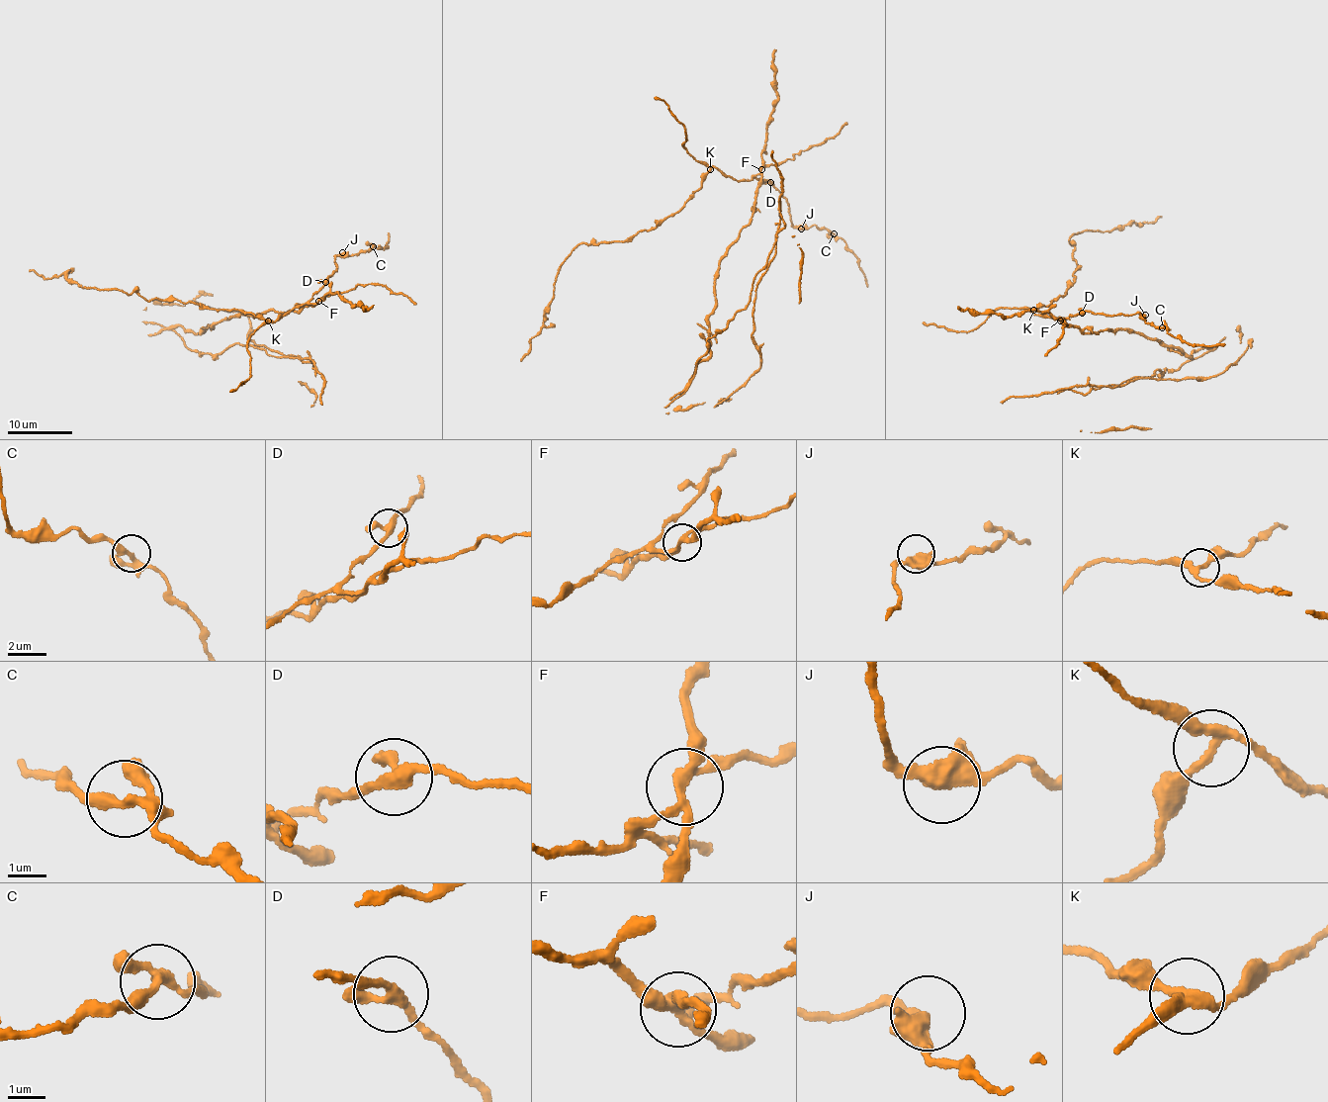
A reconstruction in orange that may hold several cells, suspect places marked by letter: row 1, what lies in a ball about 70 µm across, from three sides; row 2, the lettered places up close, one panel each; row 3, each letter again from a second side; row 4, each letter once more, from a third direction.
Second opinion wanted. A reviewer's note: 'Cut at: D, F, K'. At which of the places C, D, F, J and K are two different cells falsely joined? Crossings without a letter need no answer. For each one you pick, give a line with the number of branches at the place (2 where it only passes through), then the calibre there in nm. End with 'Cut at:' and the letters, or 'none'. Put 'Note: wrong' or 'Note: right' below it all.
F: 4 | 240 nm
K: 3 | 200 nm
Cut at: F, K
Note: wrong

